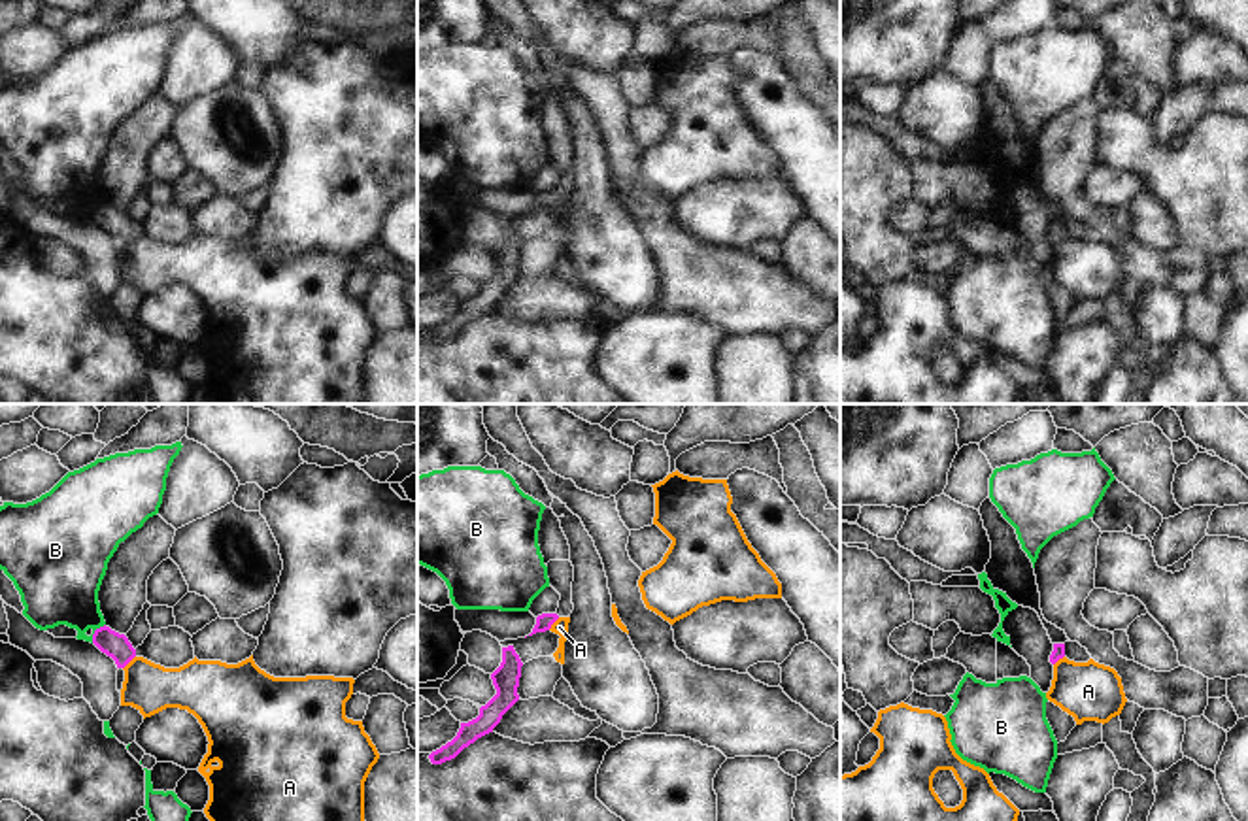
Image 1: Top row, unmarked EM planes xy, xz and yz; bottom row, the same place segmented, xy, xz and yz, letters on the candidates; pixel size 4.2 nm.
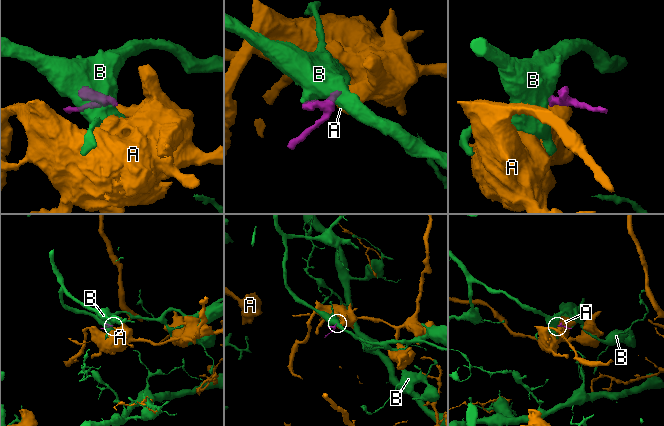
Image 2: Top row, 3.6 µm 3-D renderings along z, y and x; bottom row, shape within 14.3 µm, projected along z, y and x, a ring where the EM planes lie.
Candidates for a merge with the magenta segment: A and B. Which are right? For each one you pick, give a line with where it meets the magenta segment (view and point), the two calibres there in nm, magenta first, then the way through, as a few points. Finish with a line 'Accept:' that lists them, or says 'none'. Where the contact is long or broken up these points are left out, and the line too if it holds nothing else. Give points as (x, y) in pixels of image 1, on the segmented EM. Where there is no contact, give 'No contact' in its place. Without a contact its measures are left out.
Accept: none.

